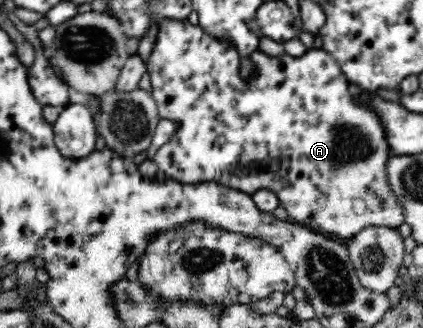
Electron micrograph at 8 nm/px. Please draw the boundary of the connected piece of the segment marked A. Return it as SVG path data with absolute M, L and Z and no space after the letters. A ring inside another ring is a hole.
M165 17L157 28L145 63L158 114L176 125L172 137L157 150L153 160L166 178L183 184L219 183L248 195L259 189L273 191L287 208L289 220L343 241L370 226L398 229L406 223L403 206L387 178L387 161L392 152L380 115L354 93L330 53L322 47L306 49L300 56L285 52L269 55L255 49L251 71L244 73L235 45L217 39L199 23L191 24L187 17Z

